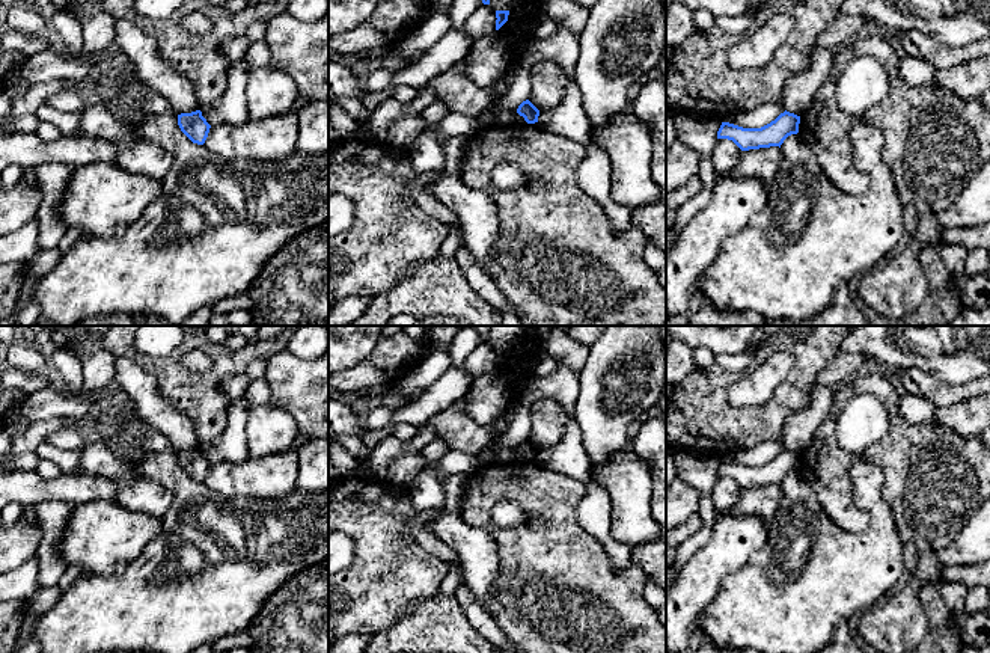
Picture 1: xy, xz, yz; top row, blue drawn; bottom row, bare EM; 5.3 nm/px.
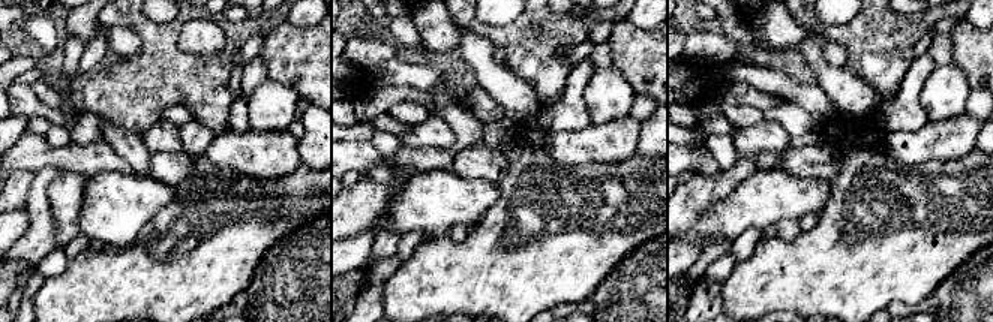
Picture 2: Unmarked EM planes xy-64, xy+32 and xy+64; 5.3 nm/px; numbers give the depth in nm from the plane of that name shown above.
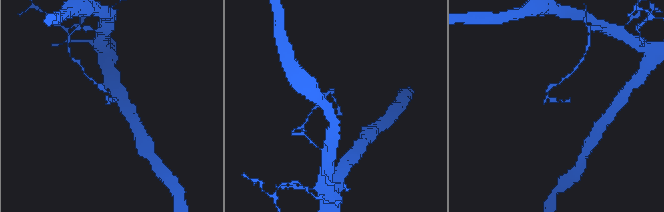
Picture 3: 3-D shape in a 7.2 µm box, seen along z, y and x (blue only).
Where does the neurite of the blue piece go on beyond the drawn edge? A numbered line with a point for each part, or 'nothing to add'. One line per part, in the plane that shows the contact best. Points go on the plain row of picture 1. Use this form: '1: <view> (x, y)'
nothing to add

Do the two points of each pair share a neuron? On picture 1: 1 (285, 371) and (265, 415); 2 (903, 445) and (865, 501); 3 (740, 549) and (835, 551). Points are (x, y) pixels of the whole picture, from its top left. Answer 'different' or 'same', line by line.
1: different
2: different
3: different

